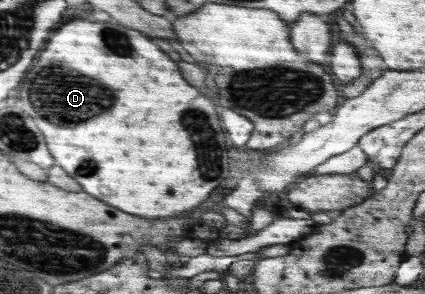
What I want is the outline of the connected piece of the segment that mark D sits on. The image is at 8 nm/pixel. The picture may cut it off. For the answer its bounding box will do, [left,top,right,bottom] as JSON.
[19,19,229,218]

